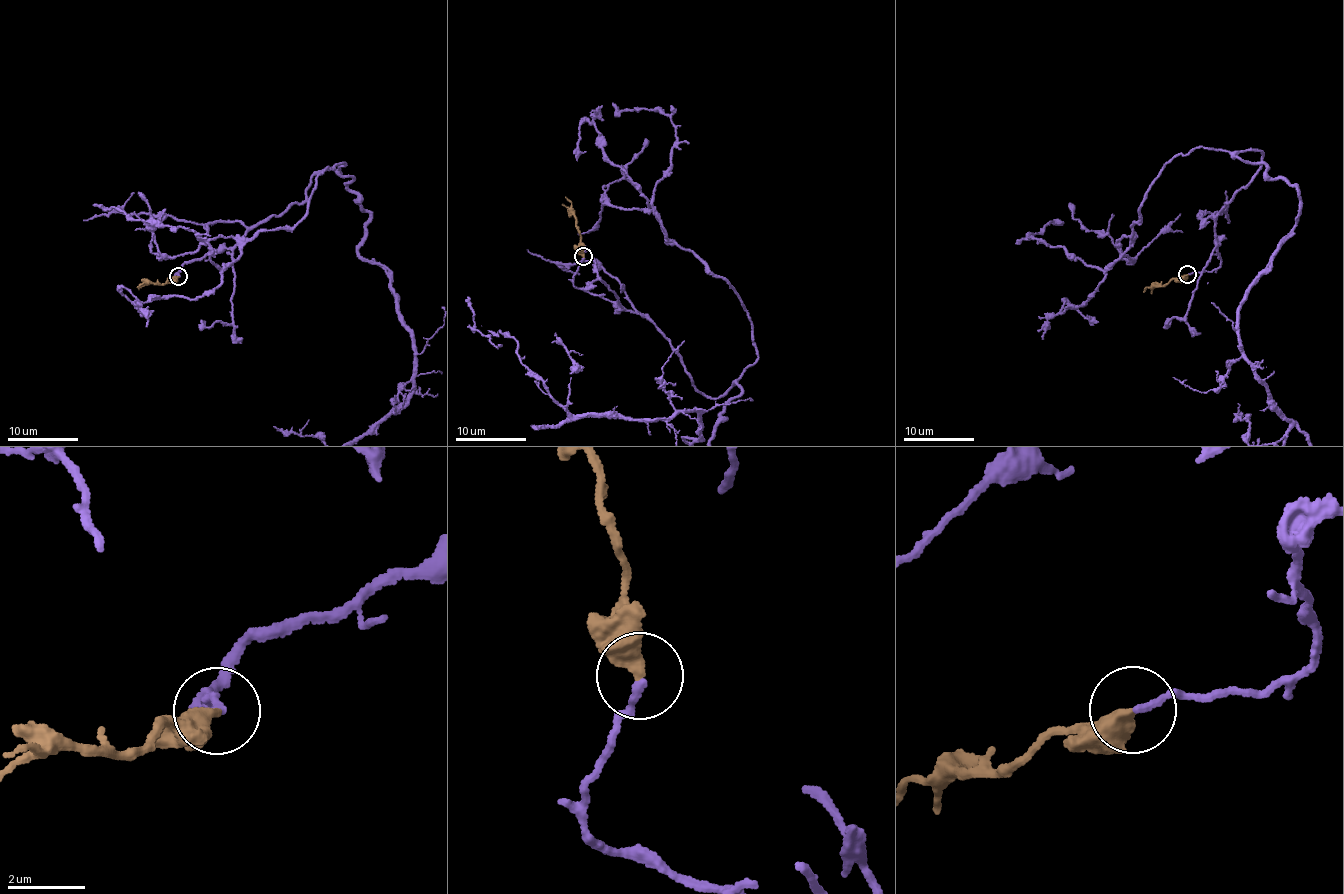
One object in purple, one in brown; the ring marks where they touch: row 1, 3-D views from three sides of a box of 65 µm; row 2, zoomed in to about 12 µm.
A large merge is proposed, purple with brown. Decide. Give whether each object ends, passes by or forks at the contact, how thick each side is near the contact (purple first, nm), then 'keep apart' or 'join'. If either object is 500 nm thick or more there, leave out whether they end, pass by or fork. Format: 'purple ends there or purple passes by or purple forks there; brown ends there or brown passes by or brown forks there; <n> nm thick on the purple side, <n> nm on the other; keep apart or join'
purple ends there; brown ends there; 180 nm thick on the purple side, 440 nm on the other; join

